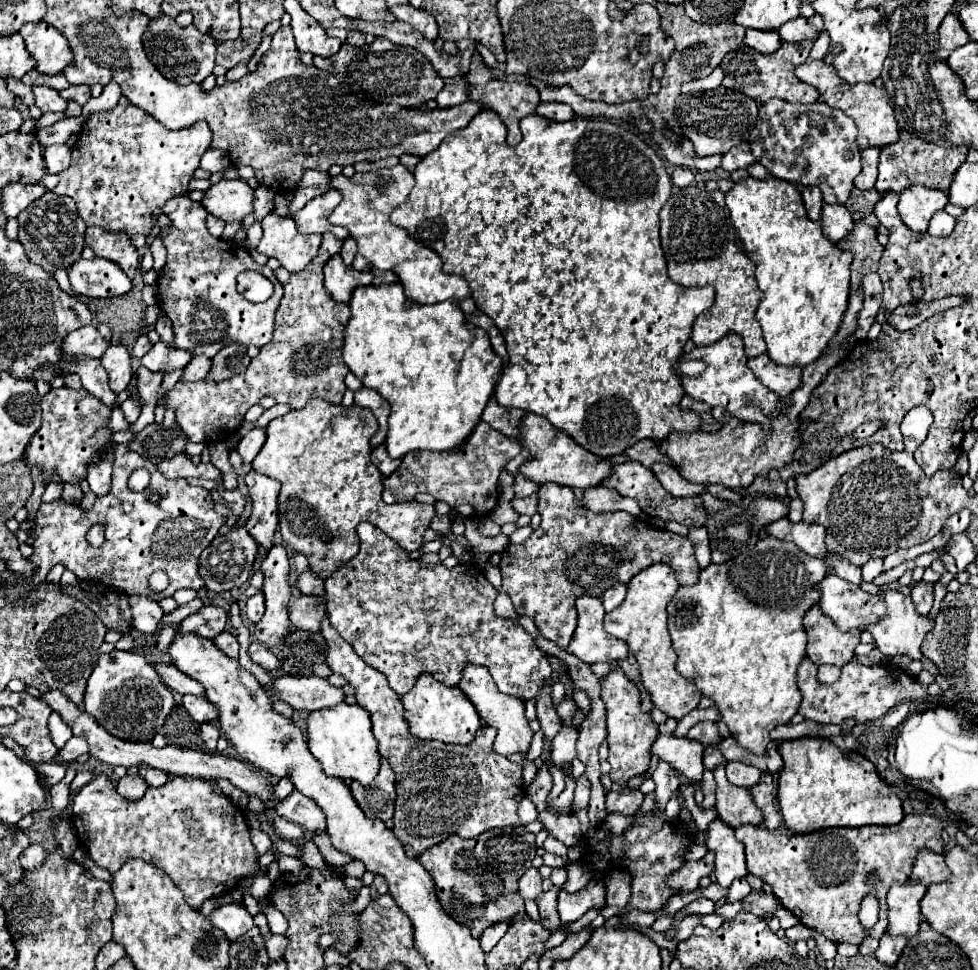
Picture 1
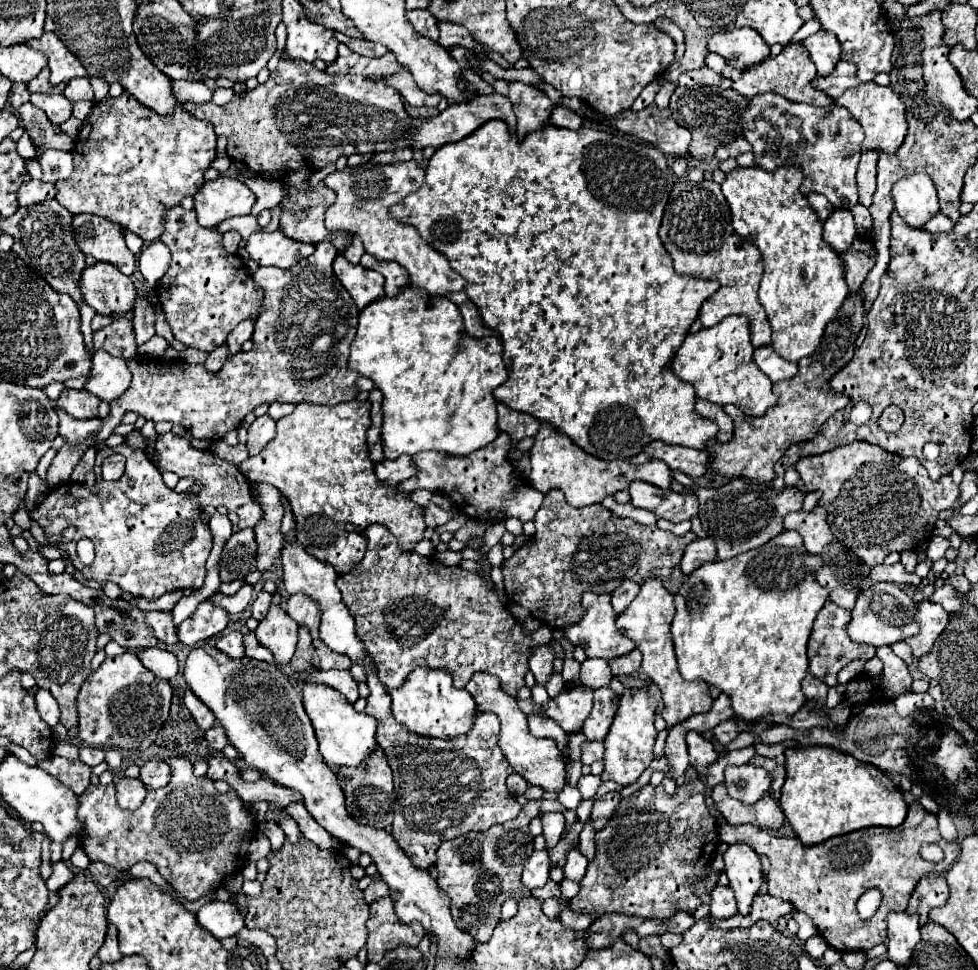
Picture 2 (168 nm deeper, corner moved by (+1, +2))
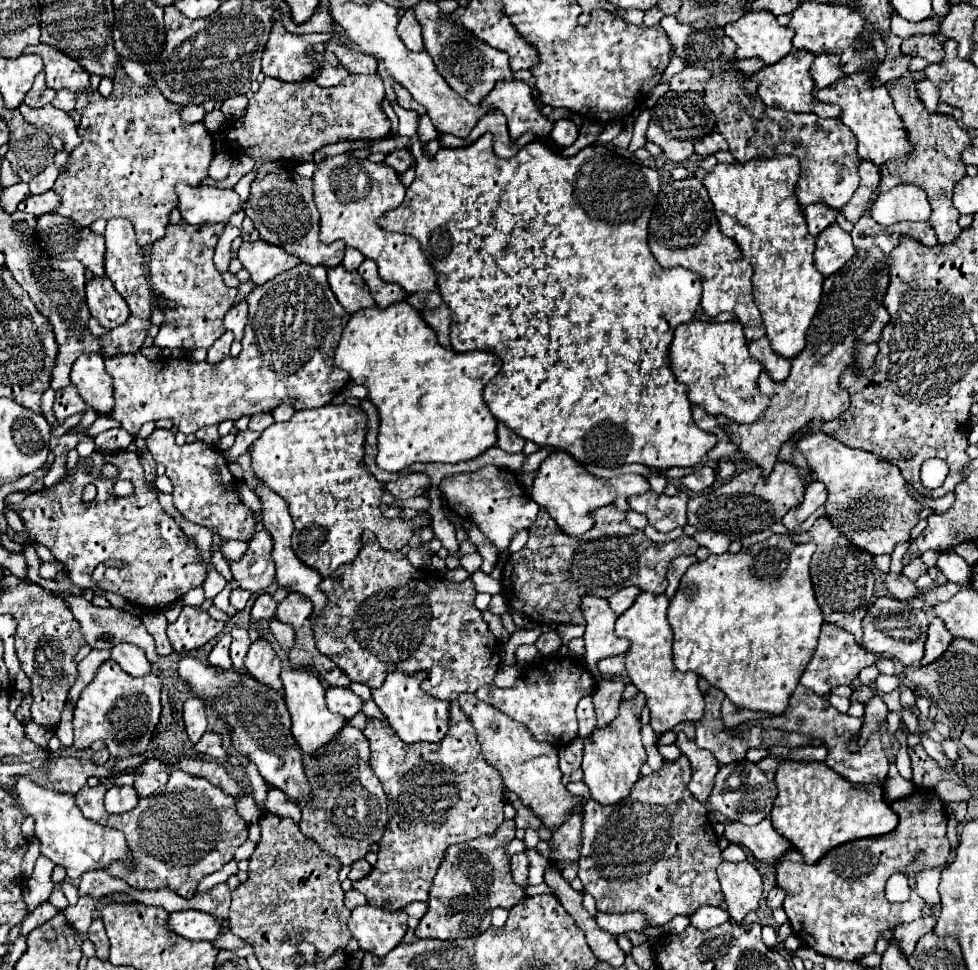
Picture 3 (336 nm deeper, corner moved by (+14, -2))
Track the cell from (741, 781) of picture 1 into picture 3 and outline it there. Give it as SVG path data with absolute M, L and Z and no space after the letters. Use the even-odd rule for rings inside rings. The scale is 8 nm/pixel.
M738 761L738 763L730 763L730 765L720 767L720 771L716 775L716 785L714 785L708 801L710 801L710 807L714 811L722 813L722 817L726 817L728 821L738 821L744 825L756 825L770 815L776 795L778 795L778 791L776 791L774 781L770 781L764 775L764 771L760 771L756 767L756 763Z

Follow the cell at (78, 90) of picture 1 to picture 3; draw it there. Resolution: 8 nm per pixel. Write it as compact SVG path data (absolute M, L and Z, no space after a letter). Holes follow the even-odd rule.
M66 89L58 91L56 97L54 97L54 101L52 101L52 105L58 107L58 109L62 109L62 111L66 111L66 113L70 113L76 107L76 93L70 93Z

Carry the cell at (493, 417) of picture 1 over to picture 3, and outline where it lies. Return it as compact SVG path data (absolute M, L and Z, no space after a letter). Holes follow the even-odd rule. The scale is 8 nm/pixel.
M498 423L498 447L508 453L520 453L524 449L524 439L520 439L514 431L504 427L504 423Z

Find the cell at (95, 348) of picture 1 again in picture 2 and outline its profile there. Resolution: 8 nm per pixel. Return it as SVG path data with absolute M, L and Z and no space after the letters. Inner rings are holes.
M117 319L109 327L93 333L93 349L105 349L115 357L131 359L137 355L133 325L127 319Z

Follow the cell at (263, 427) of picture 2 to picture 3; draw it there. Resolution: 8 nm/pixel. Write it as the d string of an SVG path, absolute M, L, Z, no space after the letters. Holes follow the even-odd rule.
M262 411L262 413L256 413L256 415L252 415L250 417L250 425L248 425L248 429L250 431L258 431L258 433L262 433L266 427L270 427L274 423L274 419L272 419L272 413L270 411Z

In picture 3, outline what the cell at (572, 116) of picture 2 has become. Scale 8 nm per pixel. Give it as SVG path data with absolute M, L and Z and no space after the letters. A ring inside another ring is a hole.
M562 119L554 123L554 129L550 133L550 139L558 147L570 147L578 139L578 127L570 119Z

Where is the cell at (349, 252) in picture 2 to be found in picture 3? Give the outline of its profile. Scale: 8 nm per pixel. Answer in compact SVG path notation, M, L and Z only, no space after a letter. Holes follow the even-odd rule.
M346 247L346 255L344 255L342 265L344 265L348 271L356 271L364 259L366 259L366 257L364 257L360 251L356 251L356 249L352 249L352 247Z

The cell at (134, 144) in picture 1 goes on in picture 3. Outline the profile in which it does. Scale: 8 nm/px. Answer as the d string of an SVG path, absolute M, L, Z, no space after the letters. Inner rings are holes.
M116 71L116 79L114 79L114 89L110 93L110 97L102 97L98 91L90 91L90 93L78 93L78 105L76 109L82 113L82 121L78 125L78 135L82 137L82 145L76 147L72 153L70 153L70 161L66 165L64 171L60 171L58 179L56 179L56 185L54 185L54 191L62 197L62 205L56 209L58 215L62 217L68 217L84 227L88 227L92 221L96 219L112 219L112 217L126 217L134 223L136 227L136 235L138 235L138 243L142 247L150 247L154 241L162 239L166 235L166 227L168 227L168 217L170 217L170 211L178 205L178 195L174 191L176 183L178 181L184 181L188 185L200 185L206 177L208 177L208 165L214 157L214 139L210 135L210 131L206 129L204 123L186 123L182 121L180 117L180 105L174 105L172 101L168 101L154 85L150 87L142 87L142 85L136 85L124 71Z

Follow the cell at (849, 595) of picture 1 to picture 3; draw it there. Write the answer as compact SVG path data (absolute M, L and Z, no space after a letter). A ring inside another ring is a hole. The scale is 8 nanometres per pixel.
M880 597L874 607L866 609L866 617L862 621L864 639L862 647L866 651L874 653L892 653L902 665L920 665L920 659L924 657L924 639L928 635L928 615L922 609L912 609L908 603L902 603L898 599Z

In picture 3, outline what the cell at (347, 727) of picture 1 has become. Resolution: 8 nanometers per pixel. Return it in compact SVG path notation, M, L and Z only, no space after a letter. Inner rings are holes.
M284 667L280 677L282 677L282 683L284 683L284 701L286 701L286 707L288 707L290 717L292 717L292 735L294 735L294 739L296 739L296 743L298 743L298 747L302 751L312 753L318 747L322 747L328 741L332 741L334 735L338 735L338 731L346 725L346 721L340 719L340 715L332 713L326 707L324 685L308 669Z

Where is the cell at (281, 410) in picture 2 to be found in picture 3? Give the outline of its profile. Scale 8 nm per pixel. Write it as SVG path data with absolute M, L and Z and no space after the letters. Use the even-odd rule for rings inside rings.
M282 403L280 407L274 407L272 409L272 415L274 415L274 419L276 421L288 421L292 415L294 415L294 407L292 405L288 405L288 403Z

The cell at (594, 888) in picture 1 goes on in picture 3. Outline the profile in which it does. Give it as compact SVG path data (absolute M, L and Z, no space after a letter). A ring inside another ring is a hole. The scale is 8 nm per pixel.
M680 755L678 761L664 761L660 771L640 777L626 799L614 805L600 805L590 799L584 807L578 879L584 883L586 893L596 899L600 913L642 911L654 927L660 927L676 915L692 915L692 911L702 905L716 907L724 903L724 893L716 875L716 867L724 861L722 849L718 847L718 837L706 817L706 807L688 791L690 777L692 767L688 757Z

